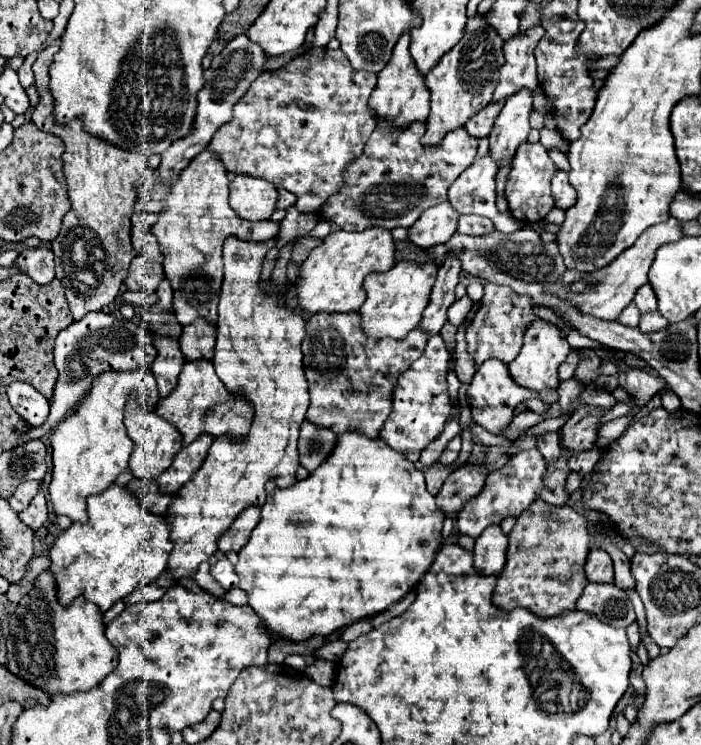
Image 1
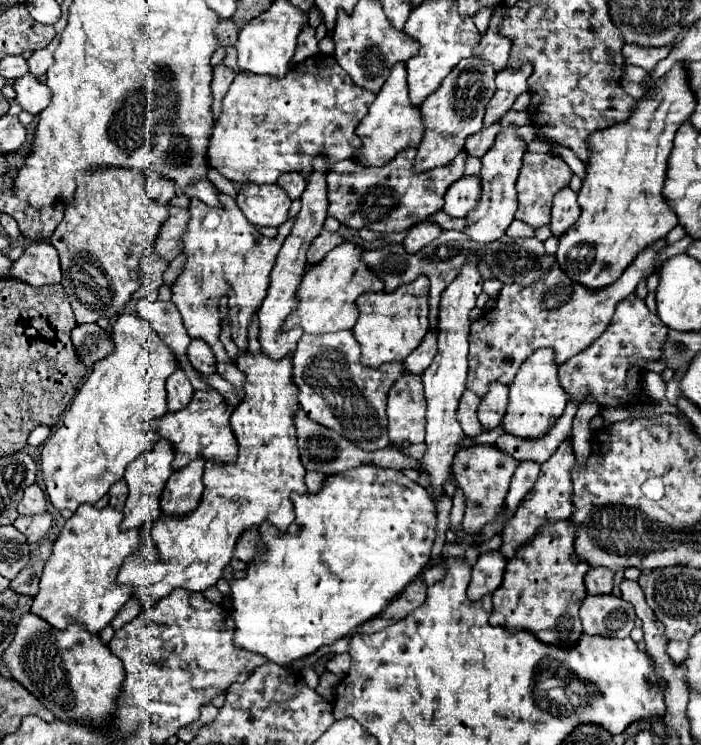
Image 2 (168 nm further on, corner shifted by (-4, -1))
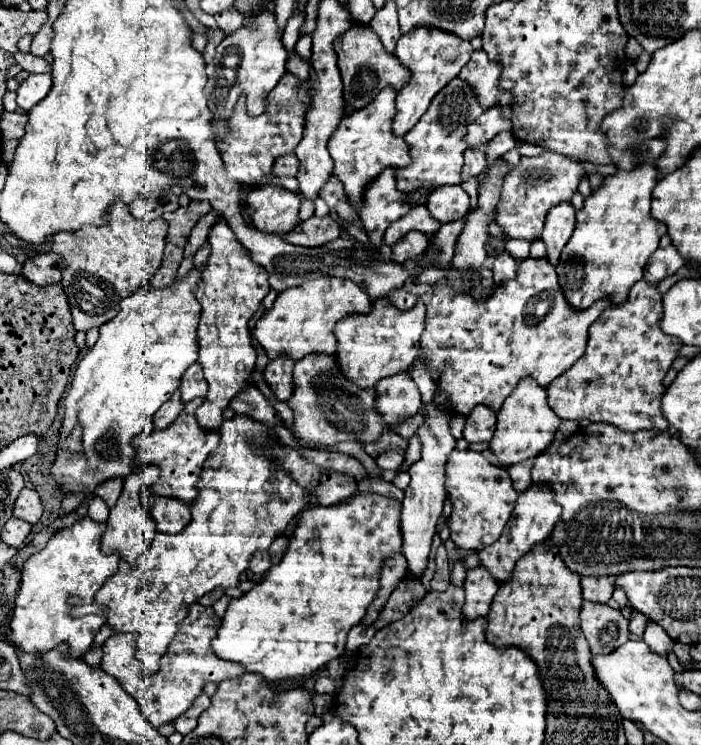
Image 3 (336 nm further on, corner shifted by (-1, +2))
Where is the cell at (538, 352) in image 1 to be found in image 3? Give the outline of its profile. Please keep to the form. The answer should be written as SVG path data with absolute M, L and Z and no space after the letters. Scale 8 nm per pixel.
M522 377L514 393L506 397L502 409L498 411L498 423L496 423L494 437L490 441L490 449L496 453L500 465L520 463L544 451L552 443L558 425L560 419L554 417L554 411L546 401L546 389L542 389L542 385L532 381L532 377Z

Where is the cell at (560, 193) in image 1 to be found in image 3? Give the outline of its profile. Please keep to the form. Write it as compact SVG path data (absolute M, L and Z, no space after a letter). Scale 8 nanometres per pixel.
M562 203L562 205L554 205L554 209L550 209L550 213L546 215L546 225L542 231L542 241L546 243L546 251L548 251L548 261L552 265L558 263L560 251L566 245L566 241L570 239L574 231L574 207L572 203Z

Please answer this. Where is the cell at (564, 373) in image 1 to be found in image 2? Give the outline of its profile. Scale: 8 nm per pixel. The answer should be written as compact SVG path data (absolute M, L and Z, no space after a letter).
M629 294L625 300L621 300L615 308L615 314L609 322L609 328L583 352L573 356L573 360L565 362L559 368L559 386L563 392L575 402L585 402L587 396L593 396L595 402L601 408L629 408L633 412L639 412L643 406L657 404L653 398L645 394L641 384L635 390L627 388L627 372L629 368L637 368L639 376L645 374L647 362L657 362L663 352L663 344L667 340L669 328L661 324L659 316L649 312L645 306L645 300L637 294Z

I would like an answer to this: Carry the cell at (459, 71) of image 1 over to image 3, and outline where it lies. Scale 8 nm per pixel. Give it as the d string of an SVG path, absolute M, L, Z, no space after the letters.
M454 77L438 97L430 103L430 109L422 115L422 121L410 133L406 133L406 143L410 145L412 163L396 171L396 181L400 191L416 191L418 187L440 187L440 185L458 185L462 171L462 153L466 151L466 129L482 113L474 89L466 85L460 77Z

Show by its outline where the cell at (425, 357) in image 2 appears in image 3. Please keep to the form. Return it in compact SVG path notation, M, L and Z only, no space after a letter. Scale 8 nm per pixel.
M408 371L396 373L394 377L384 377L382 381L378 381L376 389L376 409L380 411L386 425L400 417L412 417L422 407L422 395Z

